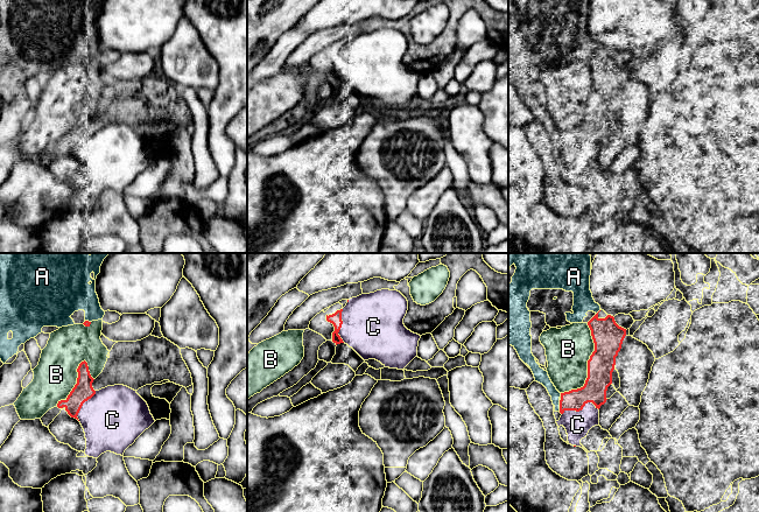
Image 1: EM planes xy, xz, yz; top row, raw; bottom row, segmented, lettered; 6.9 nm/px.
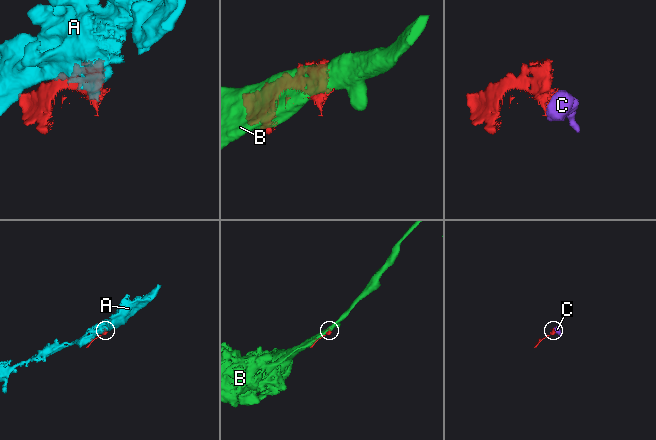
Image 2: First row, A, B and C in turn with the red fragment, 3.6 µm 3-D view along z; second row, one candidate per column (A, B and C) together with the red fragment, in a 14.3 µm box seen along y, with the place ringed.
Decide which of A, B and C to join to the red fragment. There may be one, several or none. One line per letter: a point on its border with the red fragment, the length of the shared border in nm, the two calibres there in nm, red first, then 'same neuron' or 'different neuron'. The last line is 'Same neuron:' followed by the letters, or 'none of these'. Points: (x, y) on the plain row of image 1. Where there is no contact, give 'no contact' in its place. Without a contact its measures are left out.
A: contact yz (560, 145); length 80 nm; calibres 150 and 90 nm; different neuron
B: contact yz (588, 104); length 500 nm; calibres 220 and 300 nm; different neuron
C: contact yz (580, 148); length 260 nm; calibres 160 and 180 nm; same neuron
Same neuron: C

